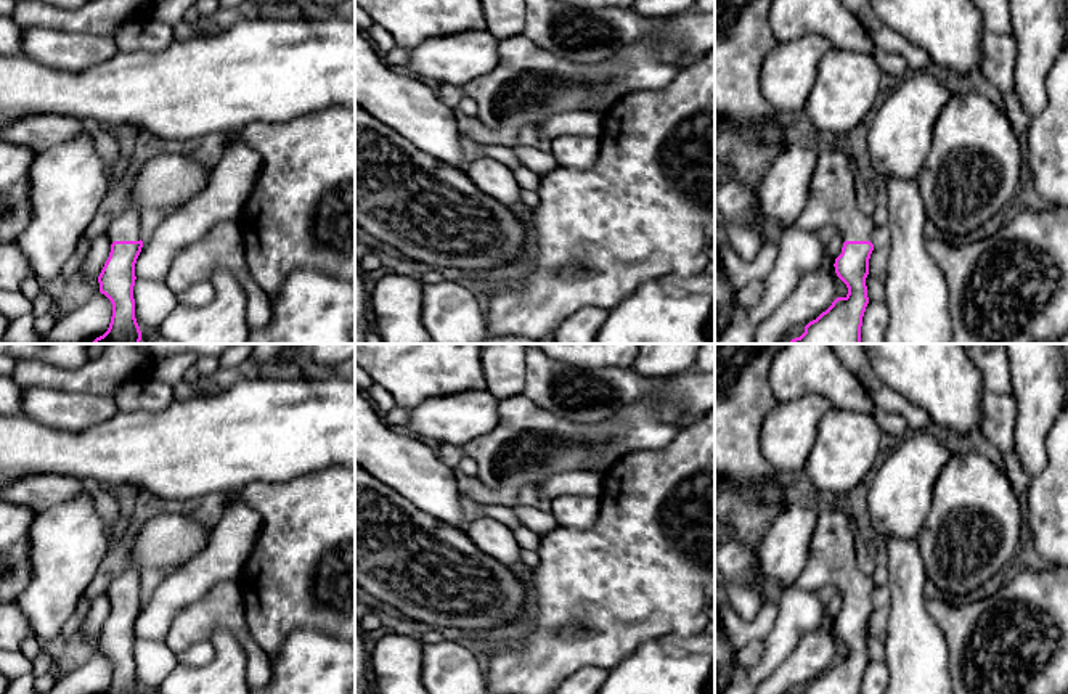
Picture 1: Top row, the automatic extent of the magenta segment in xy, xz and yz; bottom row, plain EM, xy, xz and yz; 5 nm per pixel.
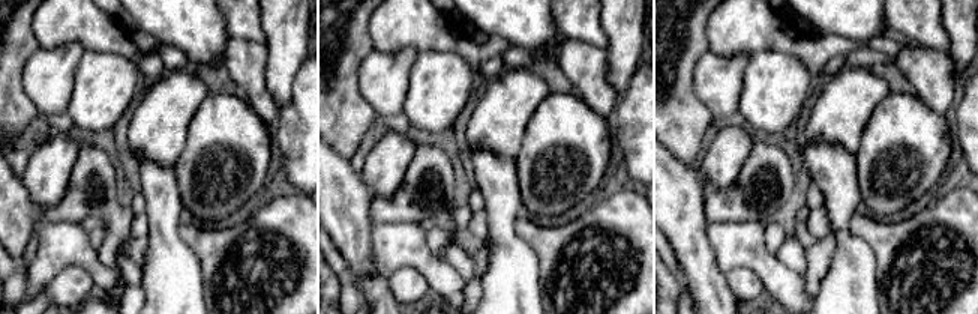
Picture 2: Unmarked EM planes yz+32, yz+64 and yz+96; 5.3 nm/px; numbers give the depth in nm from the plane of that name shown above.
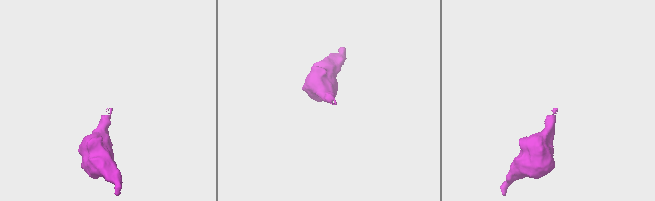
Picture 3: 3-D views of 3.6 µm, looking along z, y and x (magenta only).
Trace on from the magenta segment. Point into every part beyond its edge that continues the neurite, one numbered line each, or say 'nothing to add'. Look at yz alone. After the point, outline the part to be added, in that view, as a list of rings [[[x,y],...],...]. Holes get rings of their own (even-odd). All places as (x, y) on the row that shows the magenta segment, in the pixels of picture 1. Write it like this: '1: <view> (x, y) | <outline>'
1: yz (831, 201) | [[[822,141],[805,209],[793,227],[809,233],[835,227],[843,241],[872,239],[875,223],[858,207],[856,172],[840,145]]]

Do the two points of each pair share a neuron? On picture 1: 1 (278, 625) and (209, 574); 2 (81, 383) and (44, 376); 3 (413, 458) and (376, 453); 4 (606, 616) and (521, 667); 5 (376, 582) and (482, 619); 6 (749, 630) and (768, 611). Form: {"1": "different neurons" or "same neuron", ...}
{"1": "different neurons", "2": "same neuron", "3": "same neuron", "4": "same neuron", "5": "same neuron", "6": "same neuron"}

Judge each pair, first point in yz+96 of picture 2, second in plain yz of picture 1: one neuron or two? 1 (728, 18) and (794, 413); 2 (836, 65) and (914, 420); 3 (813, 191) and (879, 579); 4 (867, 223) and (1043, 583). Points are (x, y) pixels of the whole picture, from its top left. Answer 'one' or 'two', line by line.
1: two
2: two
3: one
4: one

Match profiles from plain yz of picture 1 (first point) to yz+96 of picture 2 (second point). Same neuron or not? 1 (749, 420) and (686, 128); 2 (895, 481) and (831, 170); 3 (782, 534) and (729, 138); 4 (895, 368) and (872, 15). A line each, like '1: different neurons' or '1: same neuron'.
1: same neuron
2: different neurons
3: same neuron
4: same neuron

